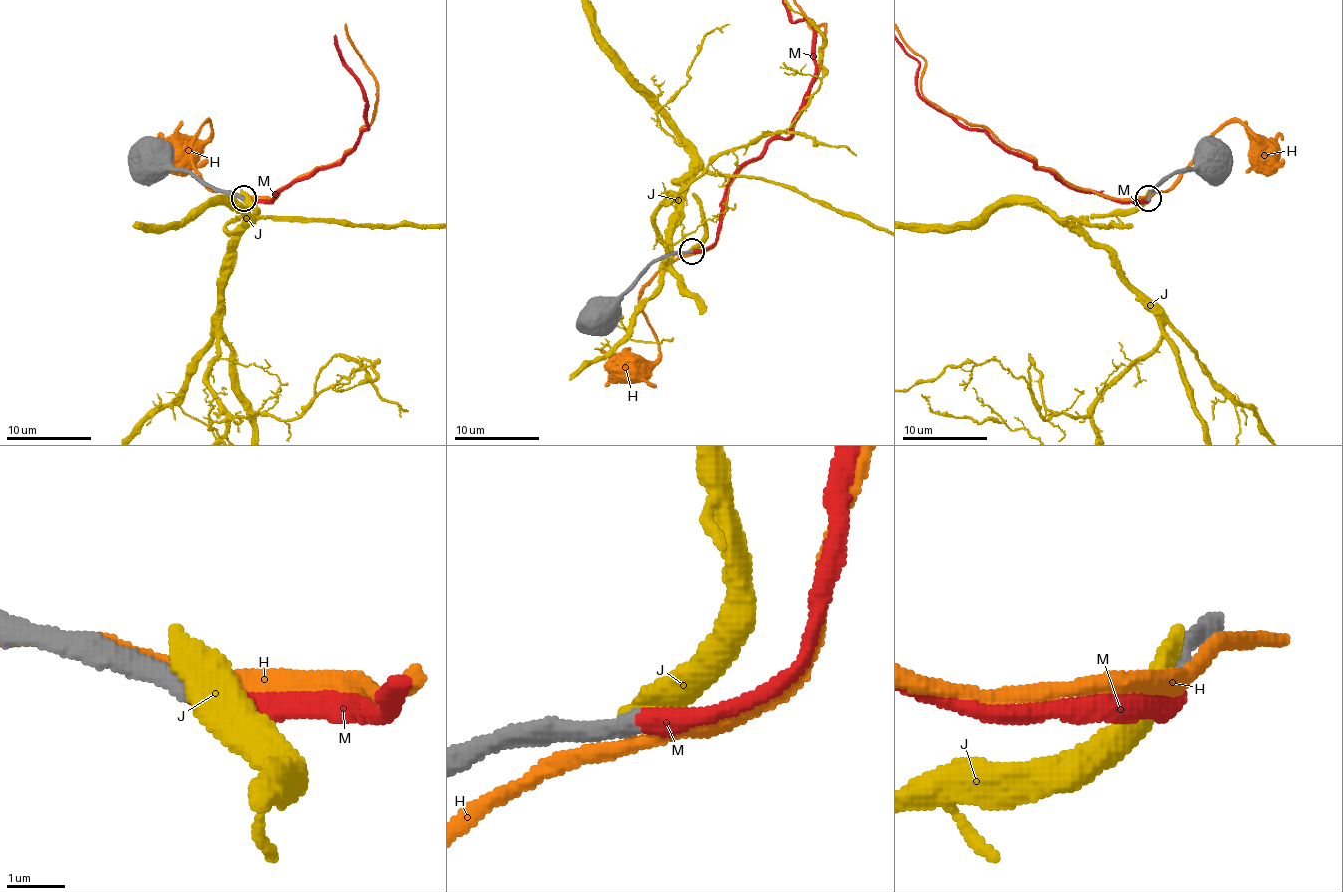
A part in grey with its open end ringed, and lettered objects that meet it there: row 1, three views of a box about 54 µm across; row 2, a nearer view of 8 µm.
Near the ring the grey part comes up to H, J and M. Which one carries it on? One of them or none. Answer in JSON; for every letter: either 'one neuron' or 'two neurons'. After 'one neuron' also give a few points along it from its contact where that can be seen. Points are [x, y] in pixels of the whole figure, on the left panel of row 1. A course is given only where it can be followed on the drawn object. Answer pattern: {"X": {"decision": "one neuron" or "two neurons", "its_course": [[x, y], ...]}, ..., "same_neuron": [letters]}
{"H": {"decision": "two neurons"}, "J": {"decision": "two neurons"}, "M": {"decision": "one neuron"}, "same_neuron": ["M"]}

